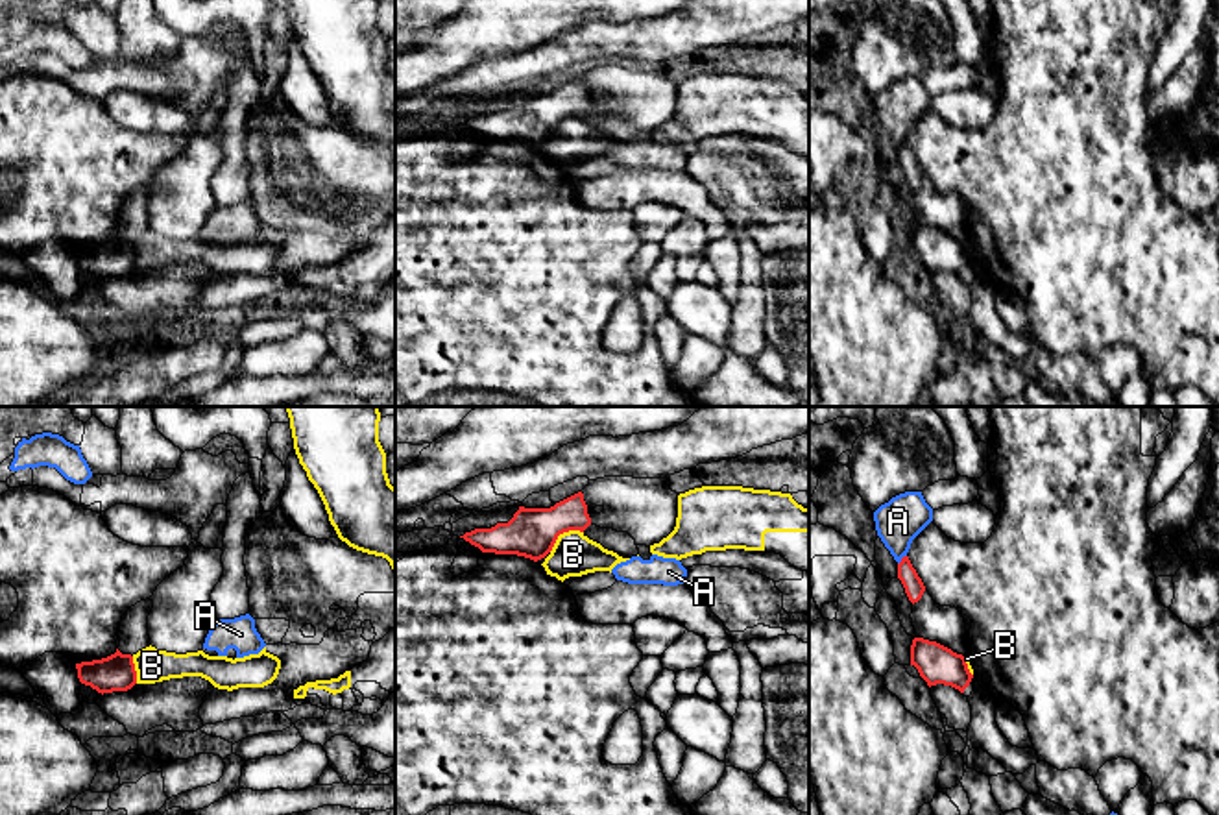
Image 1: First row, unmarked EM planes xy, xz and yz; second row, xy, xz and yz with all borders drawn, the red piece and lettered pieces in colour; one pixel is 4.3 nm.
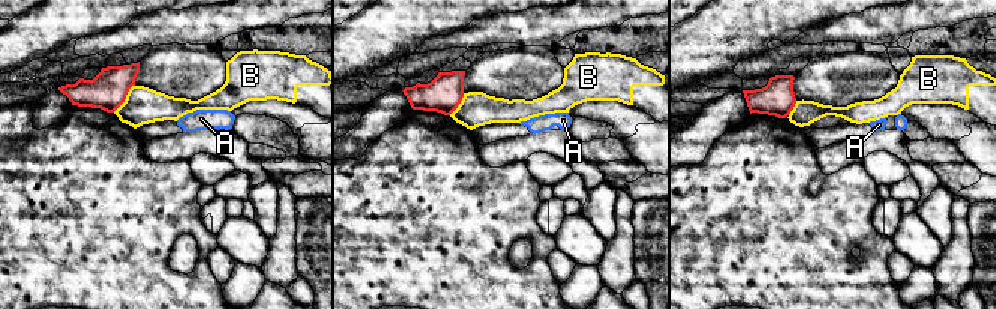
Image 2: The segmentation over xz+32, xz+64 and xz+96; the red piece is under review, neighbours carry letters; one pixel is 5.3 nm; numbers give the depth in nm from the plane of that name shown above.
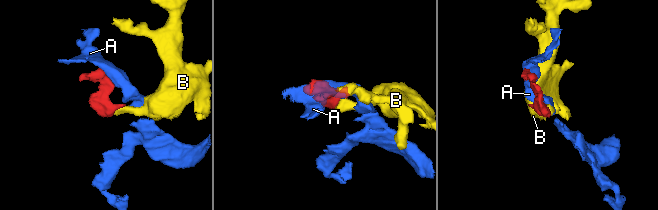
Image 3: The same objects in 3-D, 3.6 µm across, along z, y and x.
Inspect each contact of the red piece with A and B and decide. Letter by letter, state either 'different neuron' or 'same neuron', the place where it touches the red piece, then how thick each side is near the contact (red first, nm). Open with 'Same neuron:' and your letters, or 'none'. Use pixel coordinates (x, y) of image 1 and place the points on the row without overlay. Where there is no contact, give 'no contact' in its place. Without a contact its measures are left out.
Same neuron: none
A: different neuron; meets red in yz at (902, 146); 90 nm thick on the red side, 200 nm on the other
B: different neuron; meets red in xz at (562, 119); 220 nm thick on the red side, 190 nm on the other

